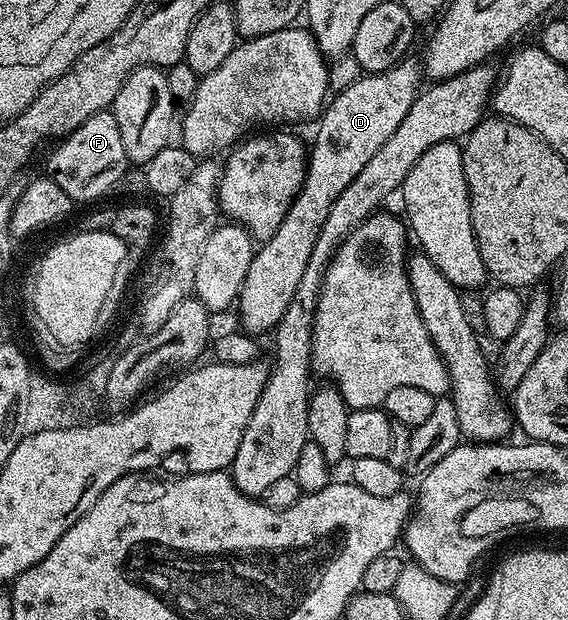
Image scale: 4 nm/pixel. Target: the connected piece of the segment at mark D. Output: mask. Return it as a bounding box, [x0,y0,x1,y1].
[237,58,421,334]

